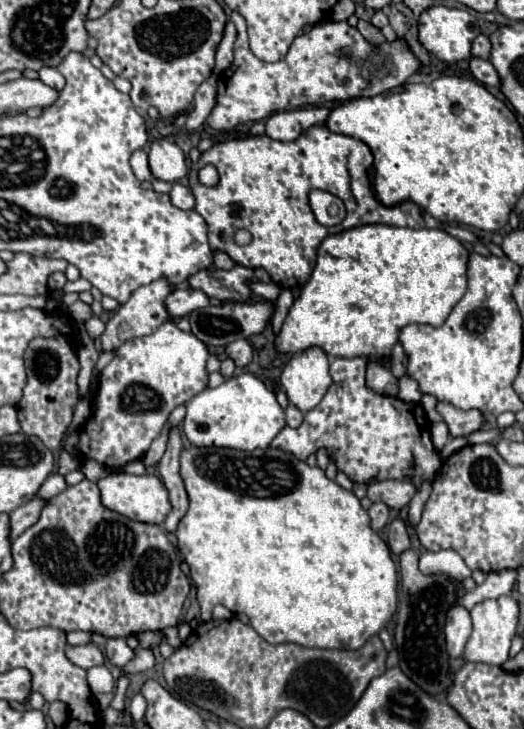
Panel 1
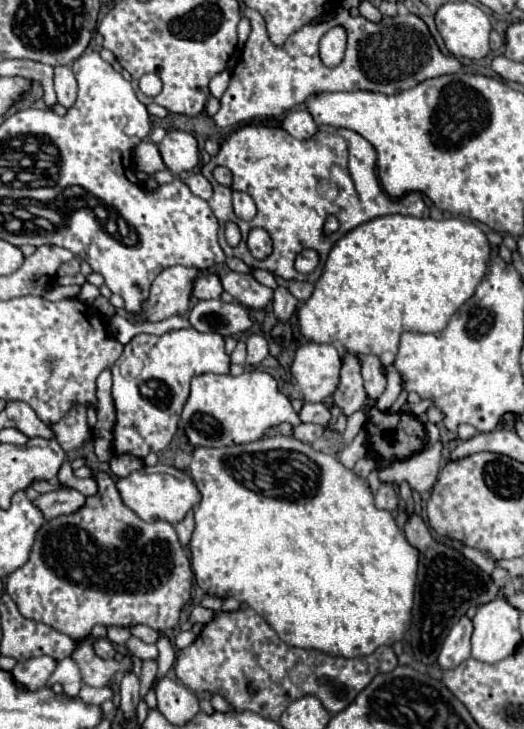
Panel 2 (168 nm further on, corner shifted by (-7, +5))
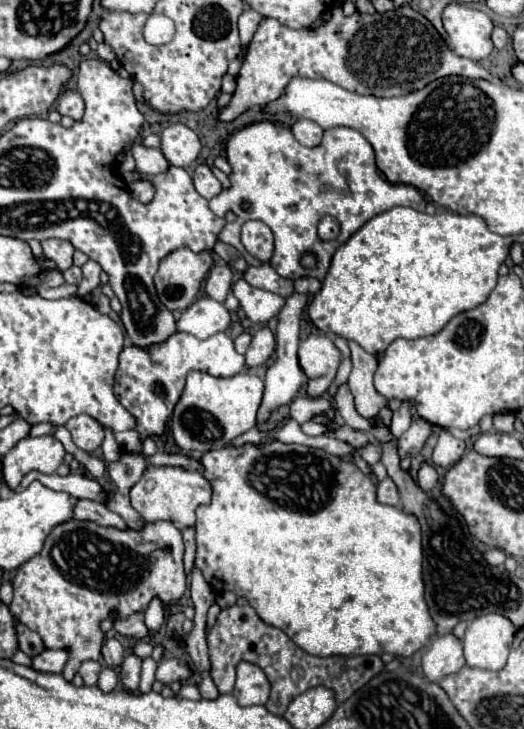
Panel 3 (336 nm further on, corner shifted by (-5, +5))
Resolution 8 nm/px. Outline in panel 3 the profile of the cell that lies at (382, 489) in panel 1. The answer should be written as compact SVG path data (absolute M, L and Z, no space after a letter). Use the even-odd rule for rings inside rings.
M423 462L421 468L417 470L417 484L419 484L419 488L425 490L425 492L429 492L429 490L437 484L437 480L439 480L437 470L435 470L431 464Z

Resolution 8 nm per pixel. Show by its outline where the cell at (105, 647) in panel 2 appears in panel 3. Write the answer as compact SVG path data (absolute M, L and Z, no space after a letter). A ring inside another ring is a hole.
M109 638L109 640L103 642L101 656L103 656L103 660L107 662L107 666L113 668L113 666L119 666L119 664L123 662L123 658L125 658L125 650L123 650L123 646L119 644L119 640Z

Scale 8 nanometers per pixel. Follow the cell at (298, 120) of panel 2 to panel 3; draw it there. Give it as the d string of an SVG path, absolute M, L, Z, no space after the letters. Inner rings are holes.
M297 118L295 124L291 126L291 132L303 146L317 146L323 136L323 128L305 118Z

